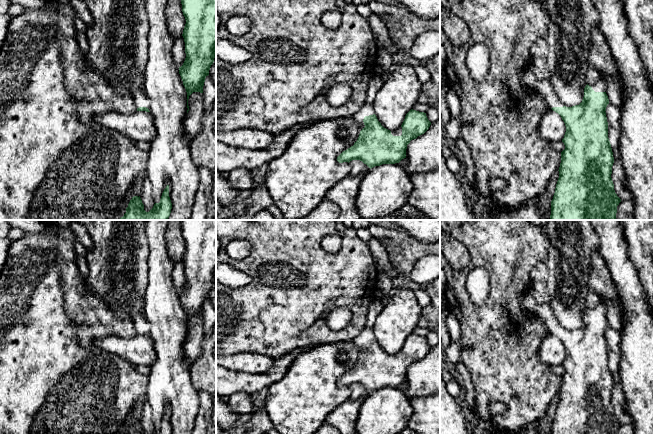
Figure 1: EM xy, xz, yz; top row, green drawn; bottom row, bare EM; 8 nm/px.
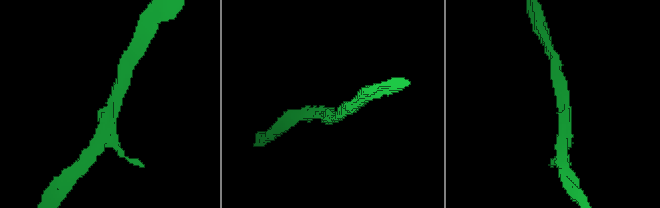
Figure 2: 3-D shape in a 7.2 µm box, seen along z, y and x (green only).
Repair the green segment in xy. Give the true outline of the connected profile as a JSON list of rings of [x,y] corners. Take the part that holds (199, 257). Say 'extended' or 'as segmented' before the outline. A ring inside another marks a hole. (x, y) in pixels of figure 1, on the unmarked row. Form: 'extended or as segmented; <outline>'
as segmented; [[[181,220],[182,236],[186,244],[183,254],[185,266],[186,282],[181,291],[179,298],[187,316],[187,337],[189,335],[188,323],[193,316],[203,317],[205,302],[209,299],[209,294],[214,286],[216,279],[216,220]]]

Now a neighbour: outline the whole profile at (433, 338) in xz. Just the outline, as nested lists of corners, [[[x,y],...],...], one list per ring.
[[[429,331],[426,335],[426,340],[428,344],[433,347],[440,341],[440,336],[434,331]]]

